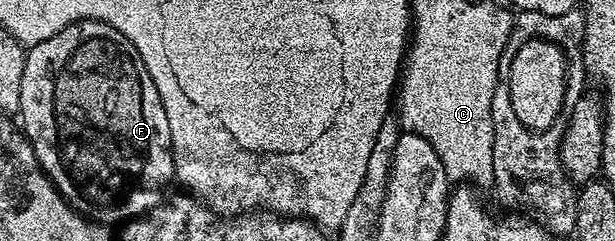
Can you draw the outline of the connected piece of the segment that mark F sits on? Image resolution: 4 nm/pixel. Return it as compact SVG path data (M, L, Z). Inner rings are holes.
M74 21L64 31L56 31L52 39L44 39L40 43L26 49L24 63L24 79L20 79L20 103L18 104L20 128L26 135L27 141L34 148L36 159L41 163L46 176L58 189L58 193L79 213L99 223L125 223L135 217L144 217L157 205L163 204L162 192L169 187L174 176L174 148L172 147L172 131L168 131L168 115L164 111L164 103L160 99L160 91L156 91L156 83L136 47L116 27L103 21Z

